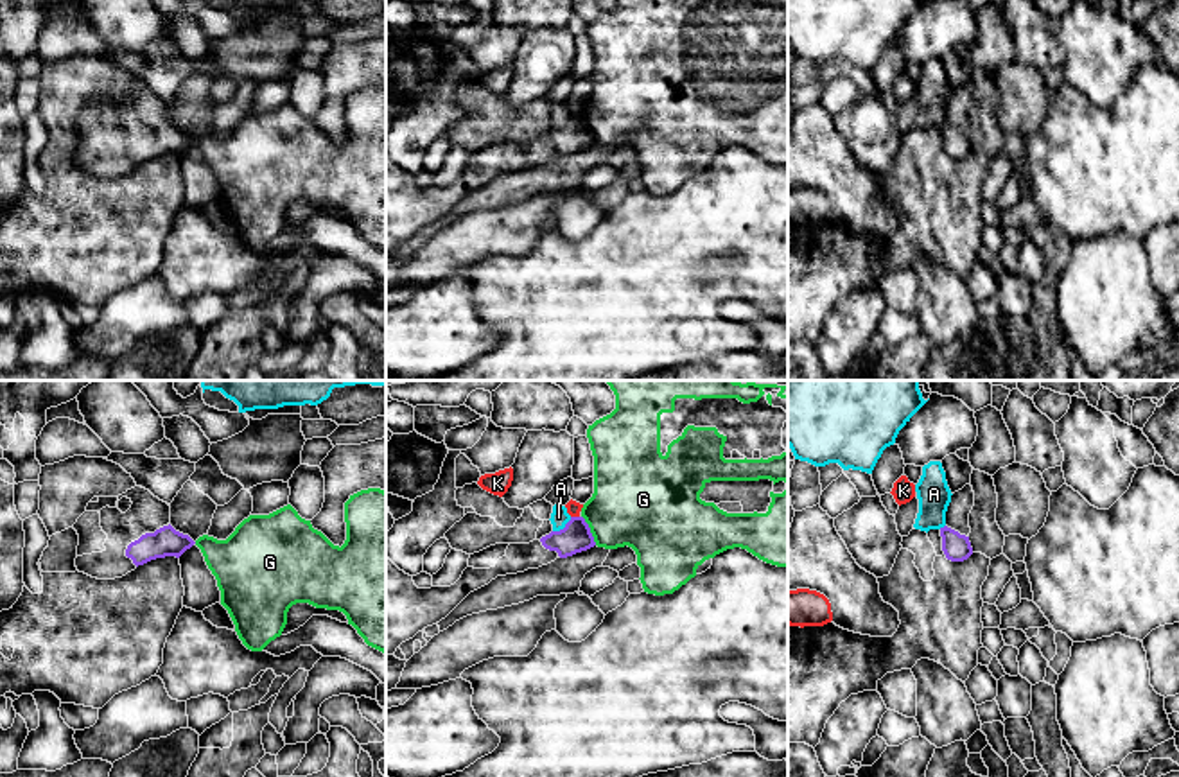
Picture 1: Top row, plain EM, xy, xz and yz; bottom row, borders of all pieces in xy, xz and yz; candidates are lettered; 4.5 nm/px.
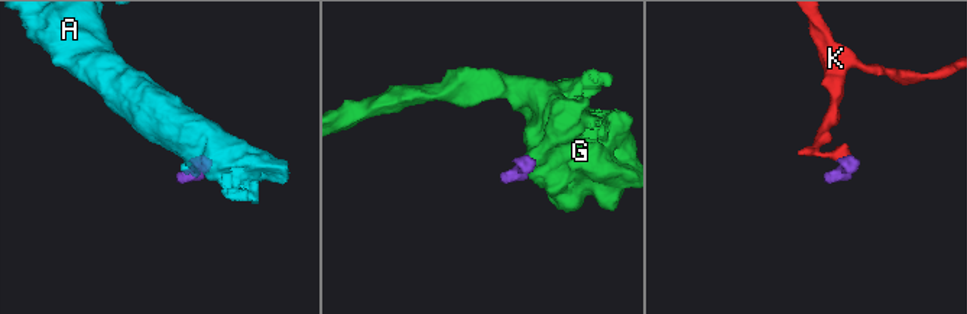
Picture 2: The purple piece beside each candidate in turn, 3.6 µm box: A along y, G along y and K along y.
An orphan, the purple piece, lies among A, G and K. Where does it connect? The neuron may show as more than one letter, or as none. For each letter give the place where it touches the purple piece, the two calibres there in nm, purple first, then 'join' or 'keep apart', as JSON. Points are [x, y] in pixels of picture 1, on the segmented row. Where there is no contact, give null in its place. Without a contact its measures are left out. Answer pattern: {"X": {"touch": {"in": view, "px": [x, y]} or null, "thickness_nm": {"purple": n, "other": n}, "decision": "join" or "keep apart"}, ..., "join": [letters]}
{"A": {"touch": {"in": "xz", "px": [564, 528]}, "thickness_nm": {"purple": 140, "other": 80}, "decision": "keep apart"}, "G": {"touch": {"in": "xz", "px": [589, 530]}, "thickness_nm": {"purple": 140, "other": 400}, "decision": "keep apart"}, "K": {"touch": {"in": "xz", "px": [575, 517]}, "thickness_nm": {"purple": 140, "other": 60}, "decision": "keep apart"}, "join": []}

